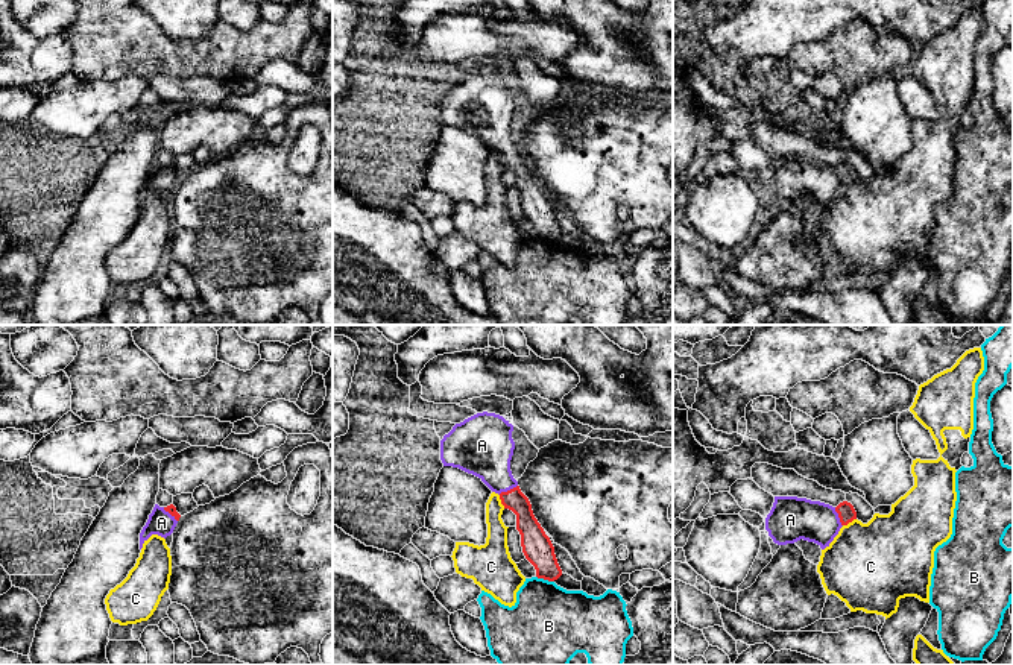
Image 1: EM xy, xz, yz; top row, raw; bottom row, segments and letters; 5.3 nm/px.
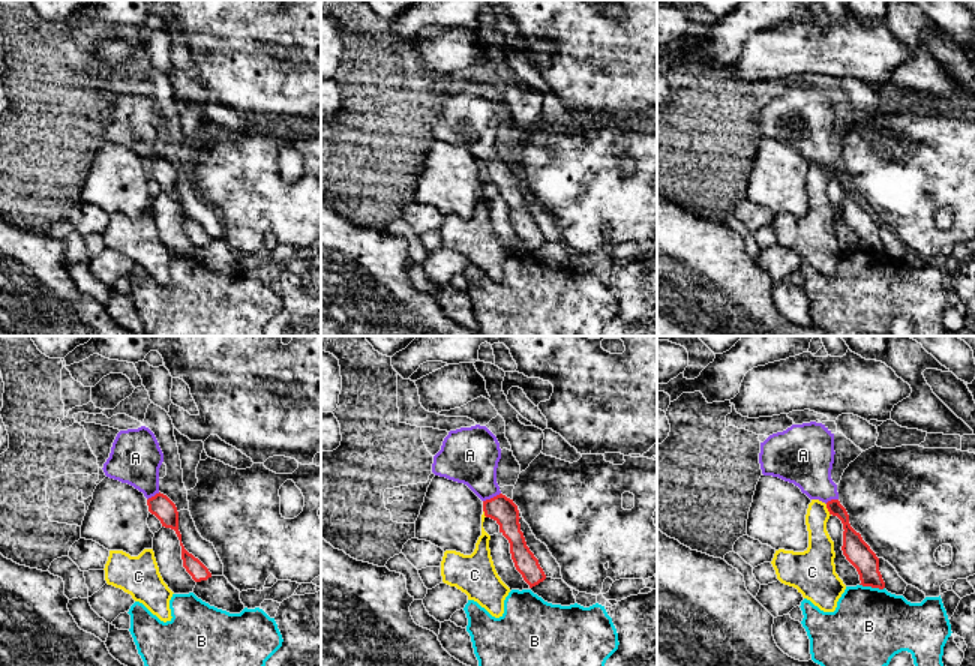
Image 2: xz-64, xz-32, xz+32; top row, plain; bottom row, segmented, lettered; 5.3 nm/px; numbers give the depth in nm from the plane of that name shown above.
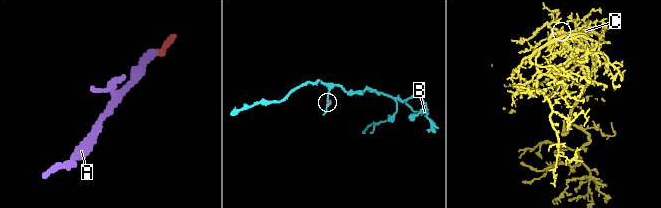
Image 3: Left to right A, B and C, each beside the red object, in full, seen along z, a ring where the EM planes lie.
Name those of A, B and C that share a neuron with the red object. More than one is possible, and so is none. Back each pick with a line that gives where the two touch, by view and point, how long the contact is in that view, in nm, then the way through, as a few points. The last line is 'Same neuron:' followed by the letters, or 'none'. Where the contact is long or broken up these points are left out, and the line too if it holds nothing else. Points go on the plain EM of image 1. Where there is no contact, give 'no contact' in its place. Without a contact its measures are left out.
A: meets red in xz at (508, 151); contact 120 nm long; runs through xz (530, 190), (521, 166), (508, 151), (495, 134), (485, 110)
Same neuron: A

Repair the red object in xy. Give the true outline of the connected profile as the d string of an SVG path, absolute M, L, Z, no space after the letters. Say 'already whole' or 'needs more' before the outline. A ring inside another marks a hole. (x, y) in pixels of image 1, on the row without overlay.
needs more; M155 164L152 173L149 175L146 185L143 187L140 193L140 210L143 208L143 203L152 194L158 194L164 199L170 196L179 178L181 175L176 172L176 167L173 164L167 167L159 167L158 164Z

